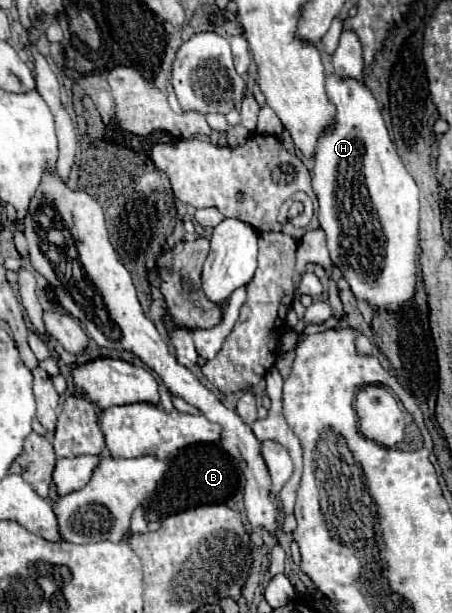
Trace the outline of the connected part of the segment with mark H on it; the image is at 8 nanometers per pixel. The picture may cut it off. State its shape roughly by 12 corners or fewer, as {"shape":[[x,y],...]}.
{"shape":[[326,78],[312,186],[358,300],[414,298],[418,186],[372,92]]}

